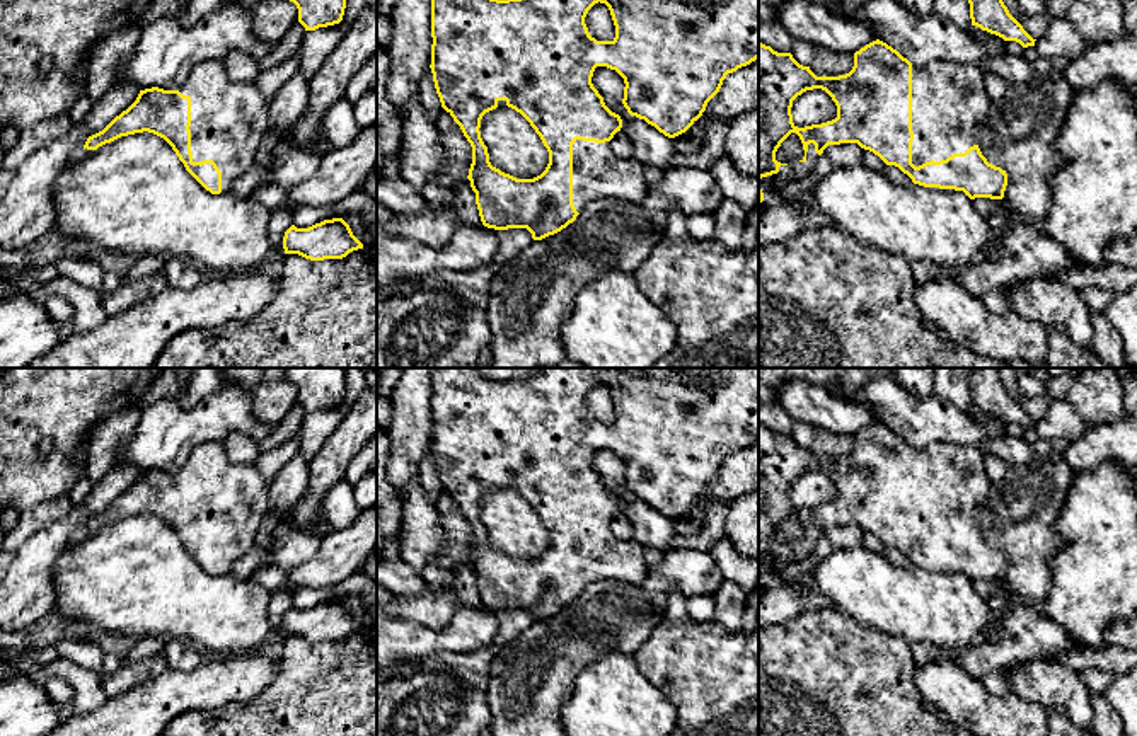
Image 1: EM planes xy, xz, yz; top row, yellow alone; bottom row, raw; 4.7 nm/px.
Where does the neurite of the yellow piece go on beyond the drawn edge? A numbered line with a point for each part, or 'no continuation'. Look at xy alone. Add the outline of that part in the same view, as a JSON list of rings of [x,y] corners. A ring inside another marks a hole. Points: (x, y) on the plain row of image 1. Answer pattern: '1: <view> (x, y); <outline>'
1: xy (229, 500); [[[223,443],[198,446],[184,467],[191,479],[193,543],[213,542],[222,554],[222,576],[249,552],[266,513],[269,482],[254,463],[235,463]]]

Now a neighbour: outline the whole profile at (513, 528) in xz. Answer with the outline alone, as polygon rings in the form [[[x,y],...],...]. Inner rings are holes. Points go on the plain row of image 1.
[[[496,489],[481,501],[481,520],[493,549],[517,561],[534,561],[549,545],[549,533],[530,504],[511,489]]]

